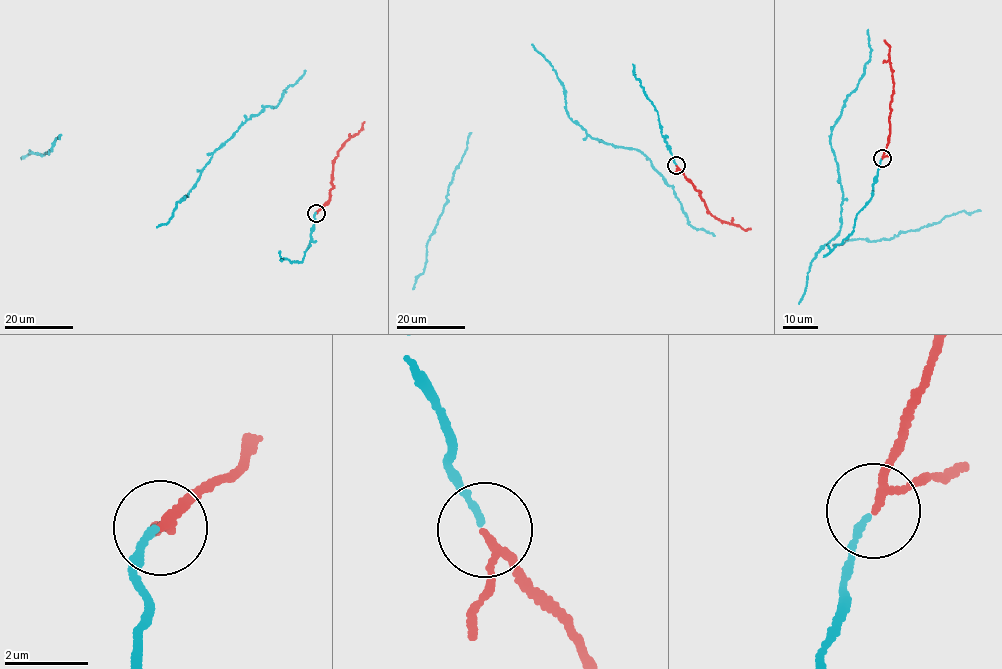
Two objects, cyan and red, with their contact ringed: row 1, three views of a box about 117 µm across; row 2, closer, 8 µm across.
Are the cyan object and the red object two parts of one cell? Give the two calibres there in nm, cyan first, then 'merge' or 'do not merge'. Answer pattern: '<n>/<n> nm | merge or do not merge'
140/150 nm | merge

